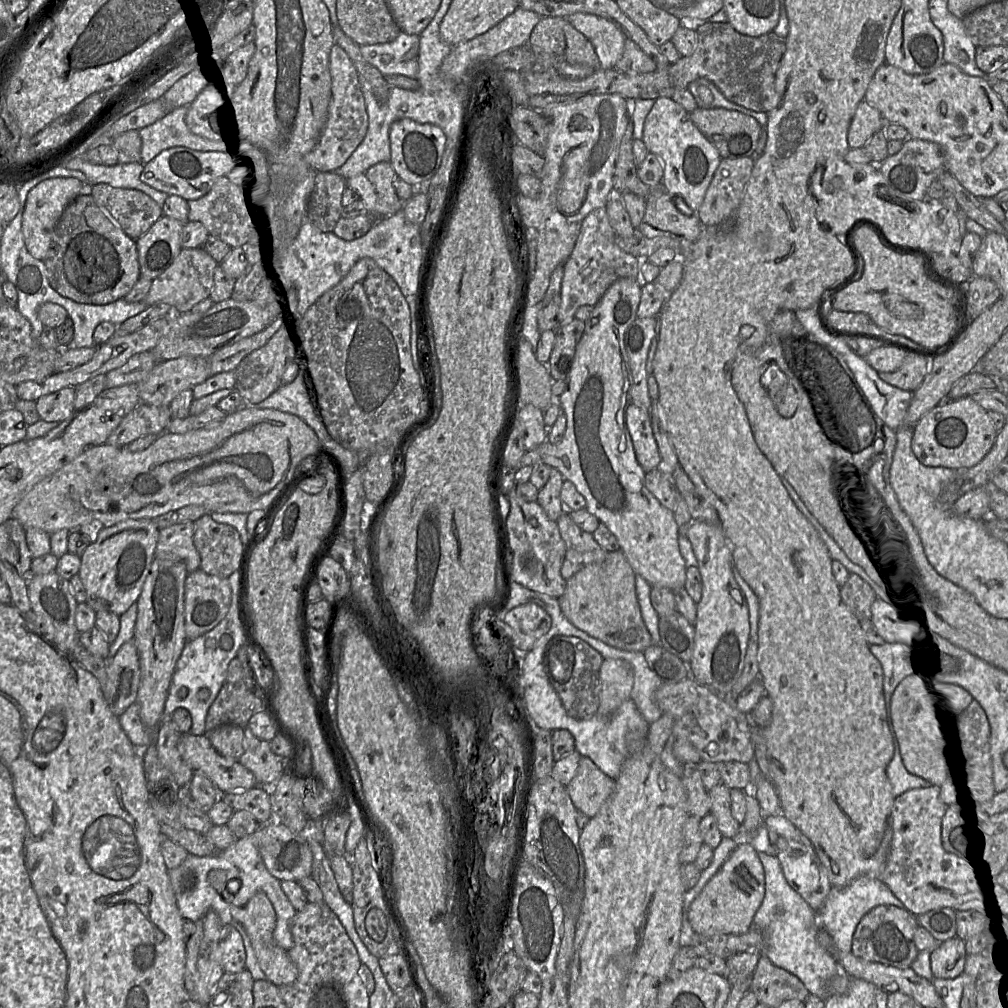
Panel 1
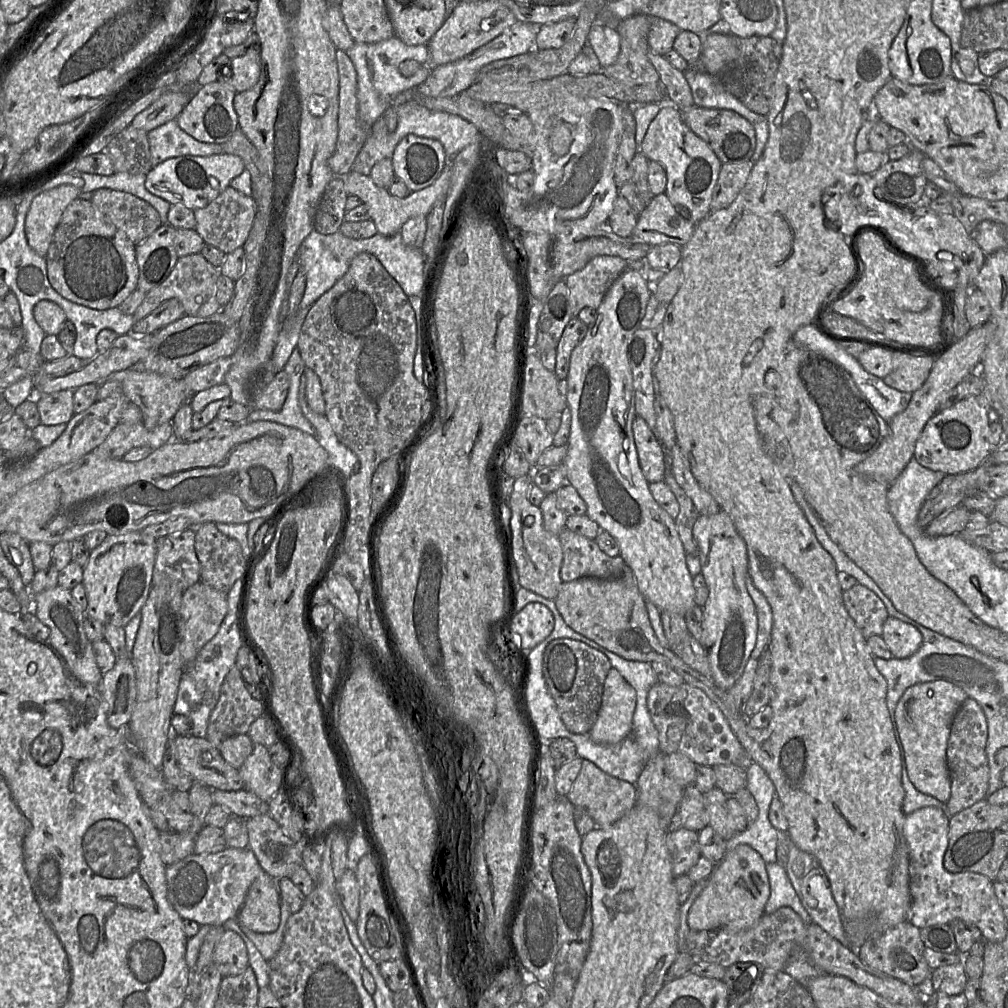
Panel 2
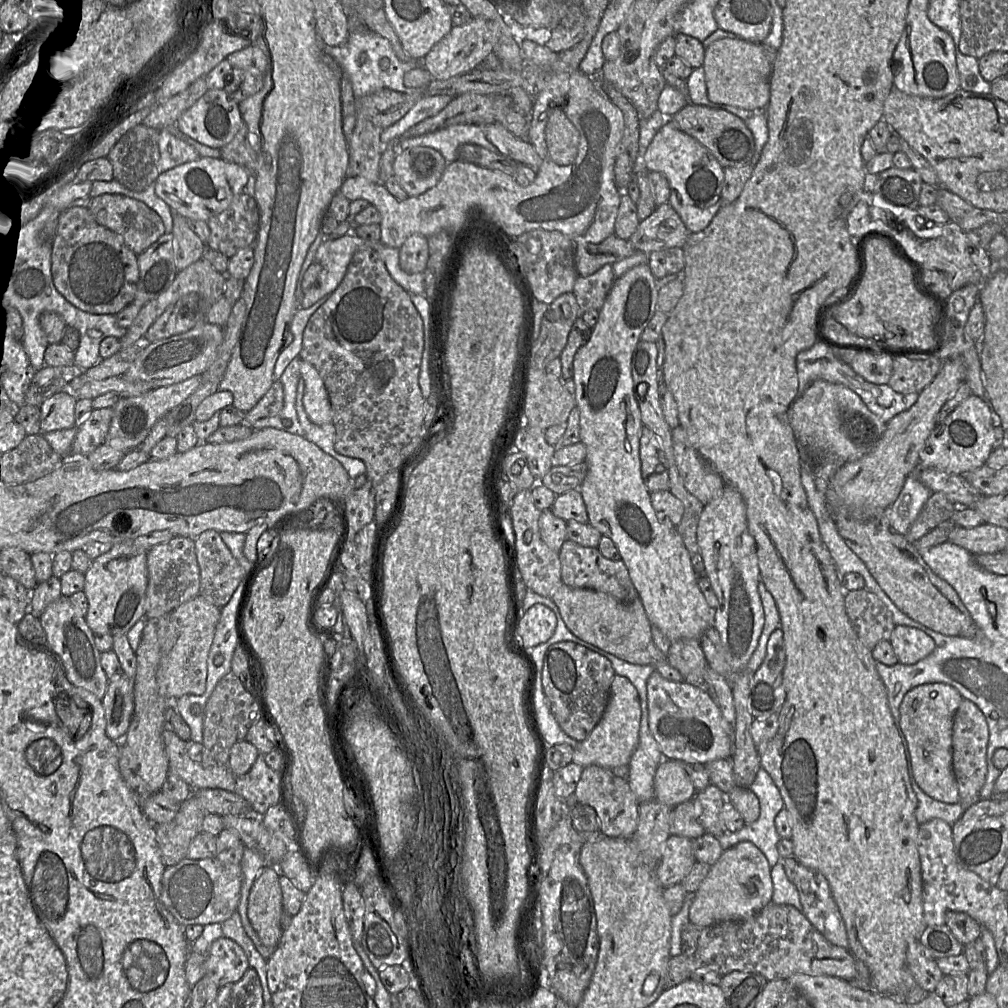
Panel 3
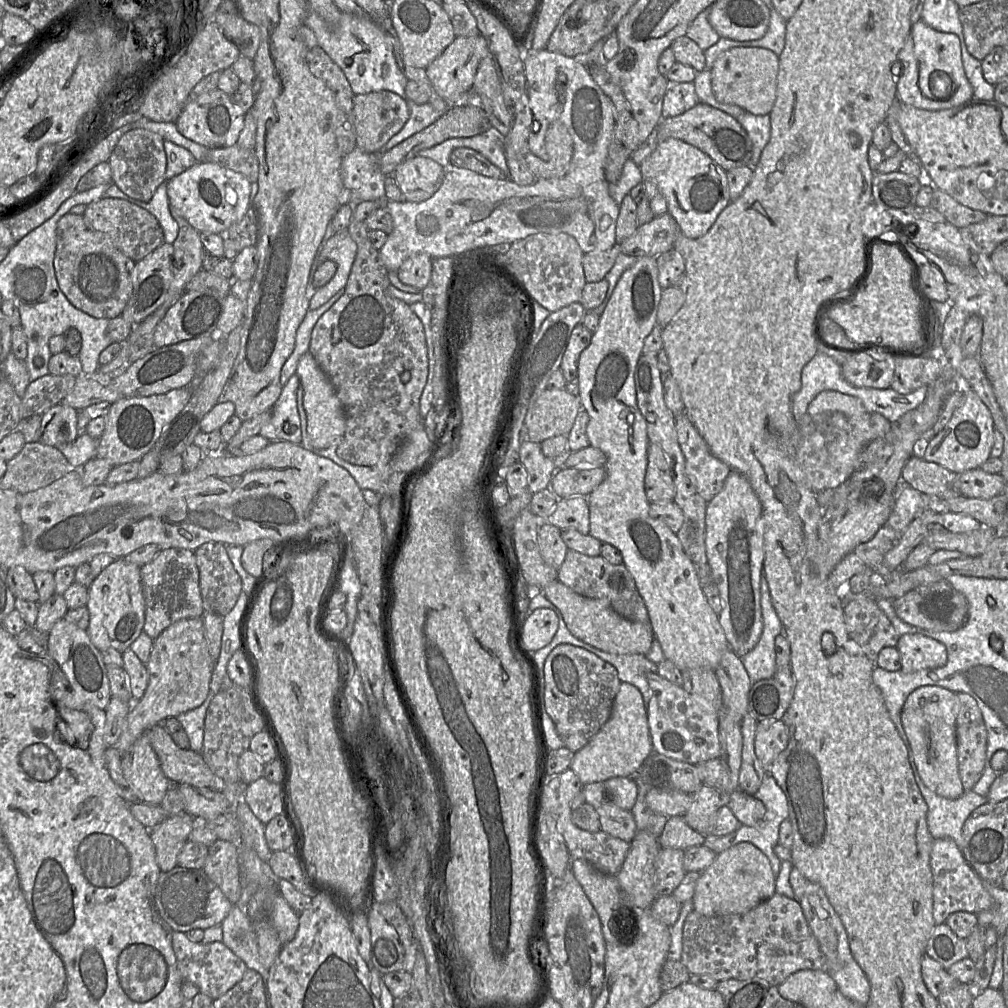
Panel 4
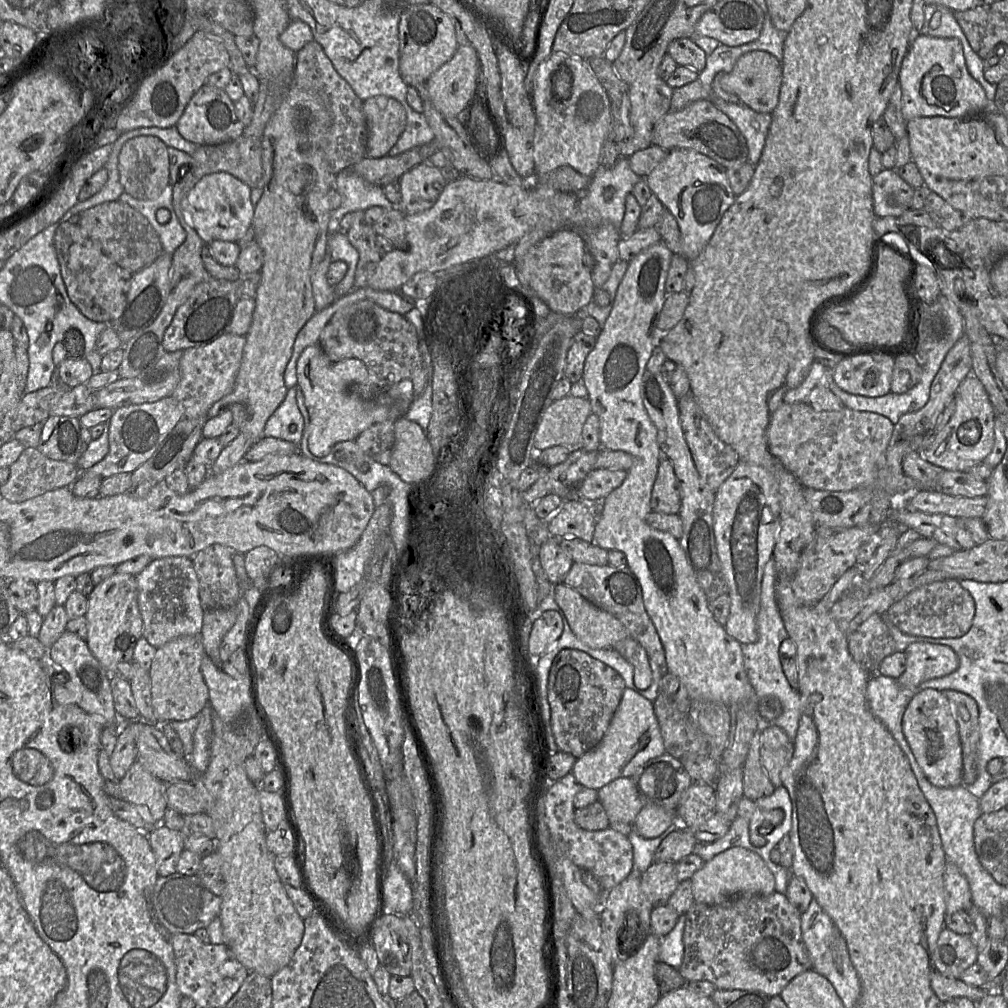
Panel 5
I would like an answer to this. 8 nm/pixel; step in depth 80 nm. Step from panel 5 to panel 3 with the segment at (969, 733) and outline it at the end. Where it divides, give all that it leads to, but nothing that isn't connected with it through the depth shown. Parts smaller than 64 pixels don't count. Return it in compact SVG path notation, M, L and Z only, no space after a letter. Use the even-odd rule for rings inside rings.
M963 698L953 719L952 733L952 765L954 775L959 790L959 803L968 809L980 800L980 790L983 787L988 771L987 766L987 747L989 740L989 729L986 718L979 707L971 700Z

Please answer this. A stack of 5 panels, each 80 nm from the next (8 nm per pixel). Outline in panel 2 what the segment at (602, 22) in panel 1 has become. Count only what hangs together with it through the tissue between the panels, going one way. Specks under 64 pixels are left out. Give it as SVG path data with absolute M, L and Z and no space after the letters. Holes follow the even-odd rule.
M594 23L590 28L587 44L595 52L602 68L612 65L620 53L620 35L605 23Z

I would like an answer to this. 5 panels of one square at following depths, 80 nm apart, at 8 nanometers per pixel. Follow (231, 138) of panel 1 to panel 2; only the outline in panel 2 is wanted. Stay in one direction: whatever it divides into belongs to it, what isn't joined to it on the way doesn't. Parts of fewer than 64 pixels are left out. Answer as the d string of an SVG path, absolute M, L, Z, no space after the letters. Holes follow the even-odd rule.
M176 119L147 132L147 135L153 167L178 156L211 156L224 153L222 144L196 140L179 127Z

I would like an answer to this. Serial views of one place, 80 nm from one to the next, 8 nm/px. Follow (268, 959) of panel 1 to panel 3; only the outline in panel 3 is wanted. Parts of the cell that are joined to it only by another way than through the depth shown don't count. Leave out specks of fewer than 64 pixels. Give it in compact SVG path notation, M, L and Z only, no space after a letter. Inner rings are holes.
M277 866L262 869L253 883L248 897L247 916L262 943L276 948L281 940L282 891Z

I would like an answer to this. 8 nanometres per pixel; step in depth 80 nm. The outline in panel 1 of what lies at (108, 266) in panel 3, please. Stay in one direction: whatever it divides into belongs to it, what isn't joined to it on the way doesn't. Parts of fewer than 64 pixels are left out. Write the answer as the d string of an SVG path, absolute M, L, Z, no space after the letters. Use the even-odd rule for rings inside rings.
M78 195L63 211L44 259L50 286L75 302L105 305L124 298L140 277L136 240L129 237L92 195Z

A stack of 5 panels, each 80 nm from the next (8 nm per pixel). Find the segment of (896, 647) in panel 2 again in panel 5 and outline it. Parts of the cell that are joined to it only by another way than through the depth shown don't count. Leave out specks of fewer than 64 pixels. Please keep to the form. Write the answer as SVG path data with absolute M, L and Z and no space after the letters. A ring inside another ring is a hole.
M915 642L906 648L904 654L906 668L897 680L907 689L917 689L925 681L949 675L959 665L954 650L943 644Z

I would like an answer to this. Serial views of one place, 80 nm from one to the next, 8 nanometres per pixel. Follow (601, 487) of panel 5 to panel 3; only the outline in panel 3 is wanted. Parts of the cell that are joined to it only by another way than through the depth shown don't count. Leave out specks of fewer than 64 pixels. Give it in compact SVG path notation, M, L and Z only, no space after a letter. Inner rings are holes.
M585 462L575 465L553 466L542 478L541 483L557 496L569 490L579 490L586 473Z

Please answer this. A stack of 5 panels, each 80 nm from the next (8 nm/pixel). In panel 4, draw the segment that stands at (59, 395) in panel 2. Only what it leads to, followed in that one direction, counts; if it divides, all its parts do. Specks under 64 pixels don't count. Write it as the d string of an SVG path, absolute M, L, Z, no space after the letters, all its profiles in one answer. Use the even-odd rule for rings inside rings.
M63 403L51 407L42 415L39 441L56 448L73 443L78 437L77 414Z

